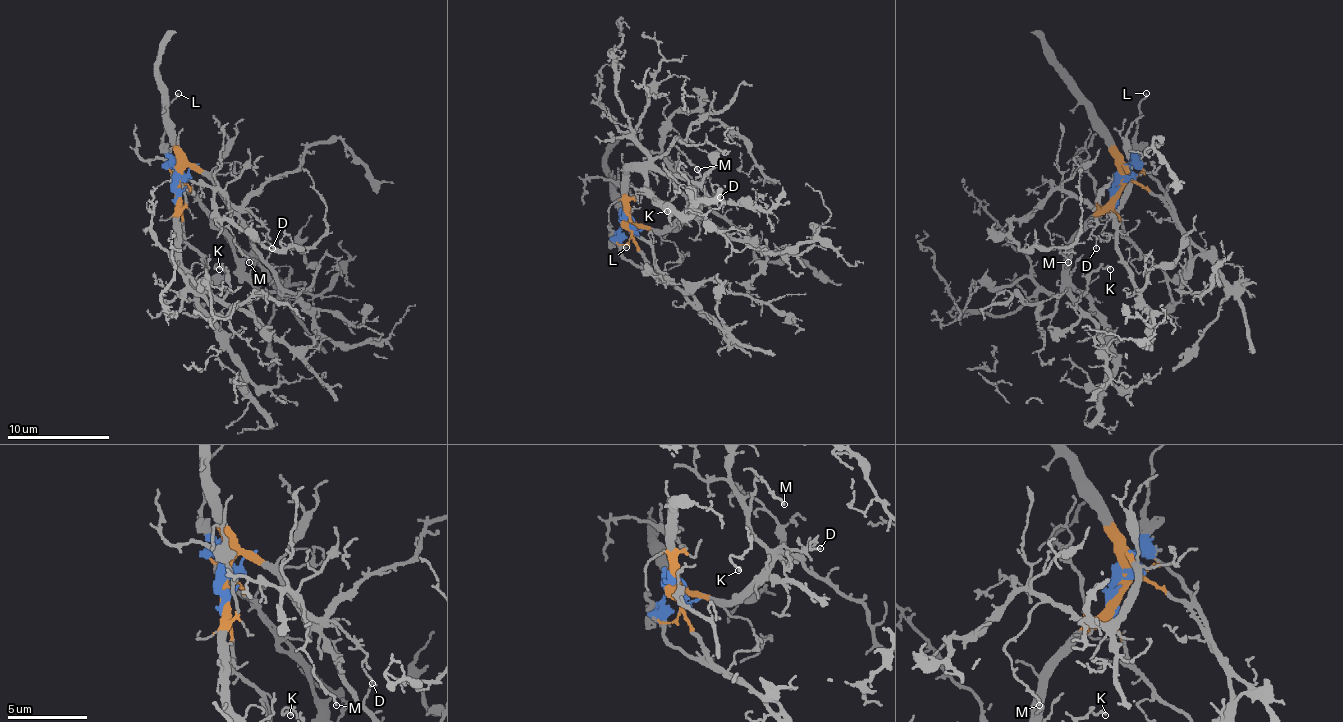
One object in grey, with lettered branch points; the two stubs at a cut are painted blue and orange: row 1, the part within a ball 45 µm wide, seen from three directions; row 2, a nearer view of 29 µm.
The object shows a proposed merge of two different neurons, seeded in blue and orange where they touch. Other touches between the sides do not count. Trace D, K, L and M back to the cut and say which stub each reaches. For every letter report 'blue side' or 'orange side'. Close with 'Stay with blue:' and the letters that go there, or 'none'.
D: orange side
K: orange side
L: blue side
M: orange side
Stay with blue: L

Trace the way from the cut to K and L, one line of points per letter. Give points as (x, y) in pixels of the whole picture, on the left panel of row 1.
K: (176, 185), (176, 236), (182, 264), (220, 297), (230, 290), (230, 277), (217, 264), (220, 269)
L: (176, 185), (176, 175), (164, 141), (166, 106), (179, 93)

